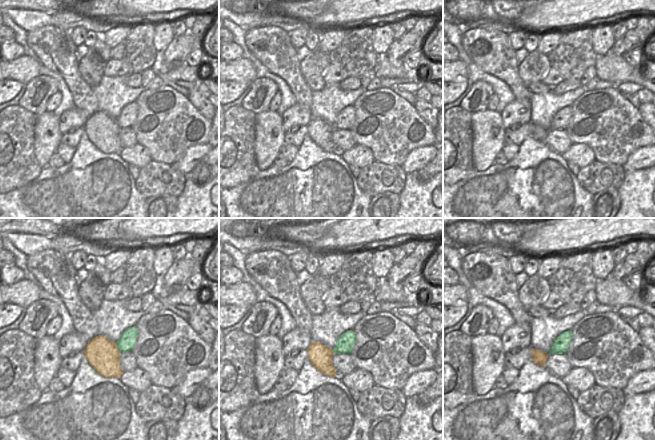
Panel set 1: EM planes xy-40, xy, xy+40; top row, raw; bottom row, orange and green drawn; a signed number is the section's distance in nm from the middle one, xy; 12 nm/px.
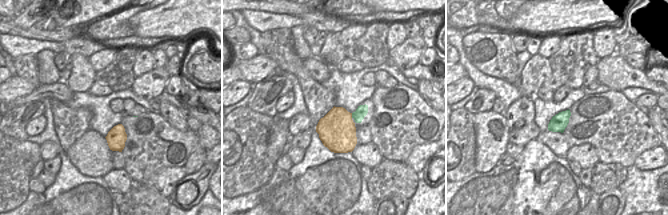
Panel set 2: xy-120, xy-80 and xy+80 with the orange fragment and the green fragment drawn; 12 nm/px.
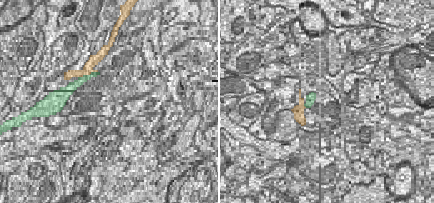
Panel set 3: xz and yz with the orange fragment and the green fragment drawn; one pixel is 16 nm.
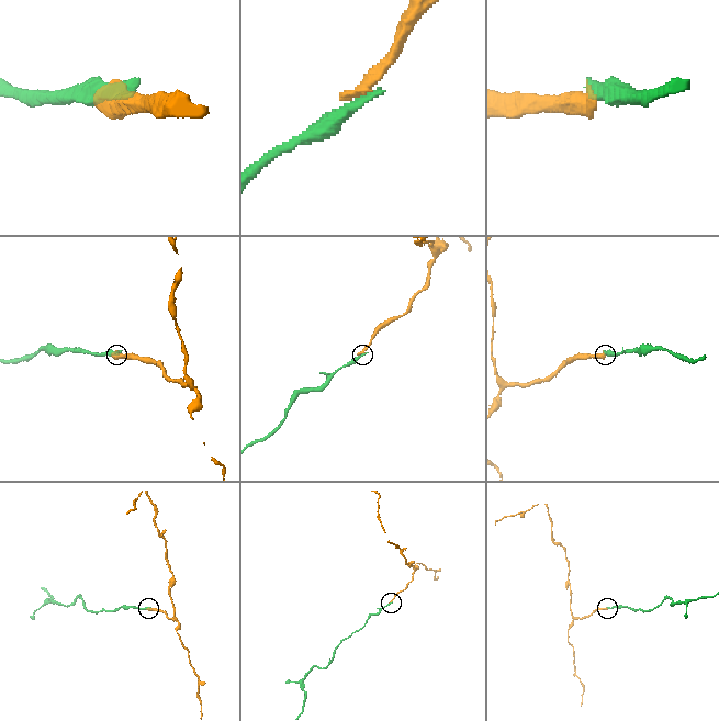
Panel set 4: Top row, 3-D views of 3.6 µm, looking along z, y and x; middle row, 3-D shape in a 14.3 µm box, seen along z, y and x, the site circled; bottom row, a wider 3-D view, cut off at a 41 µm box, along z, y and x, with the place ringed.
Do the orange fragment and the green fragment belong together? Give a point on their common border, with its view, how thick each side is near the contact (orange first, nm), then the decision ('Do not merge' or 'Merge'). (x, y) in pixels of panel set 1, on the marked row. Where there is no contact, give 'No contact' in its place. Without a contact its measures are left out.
Touches orange at xy-40 (117, 348). Thickness 380 nm (orange) against 200 nm. Merge

